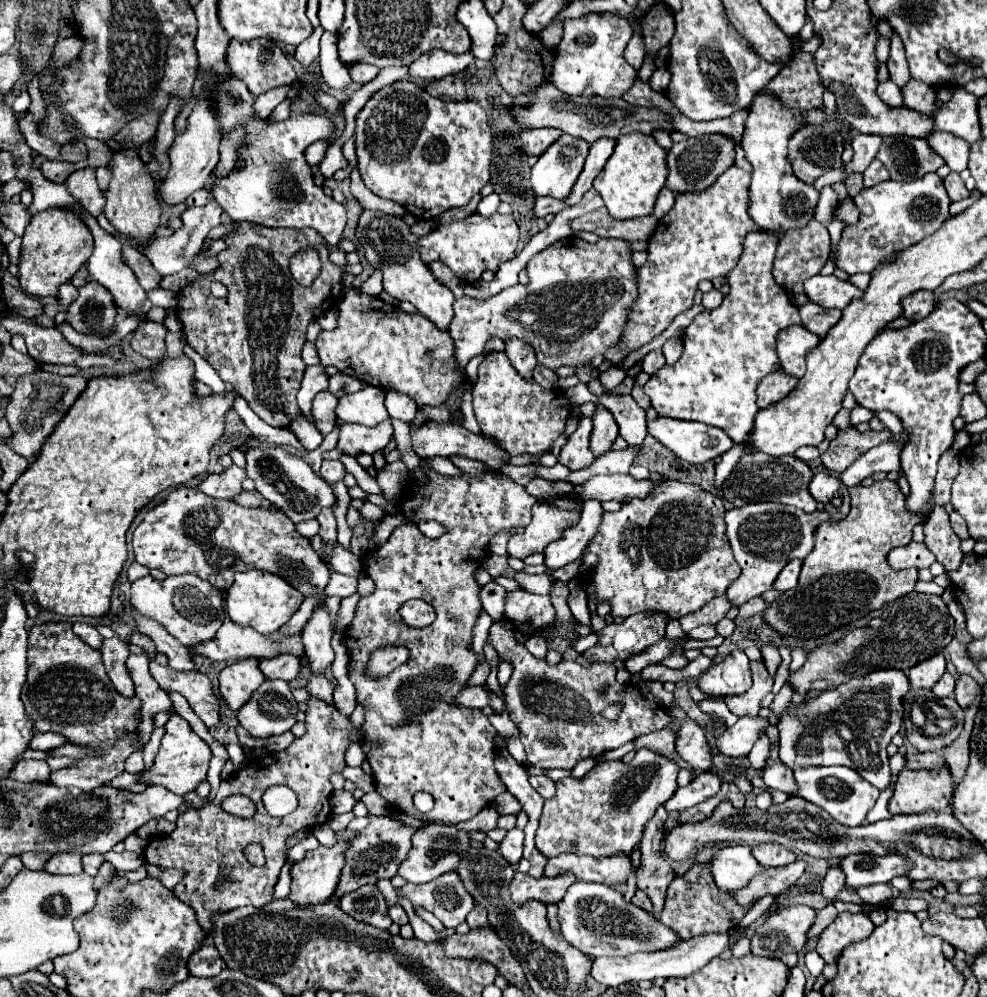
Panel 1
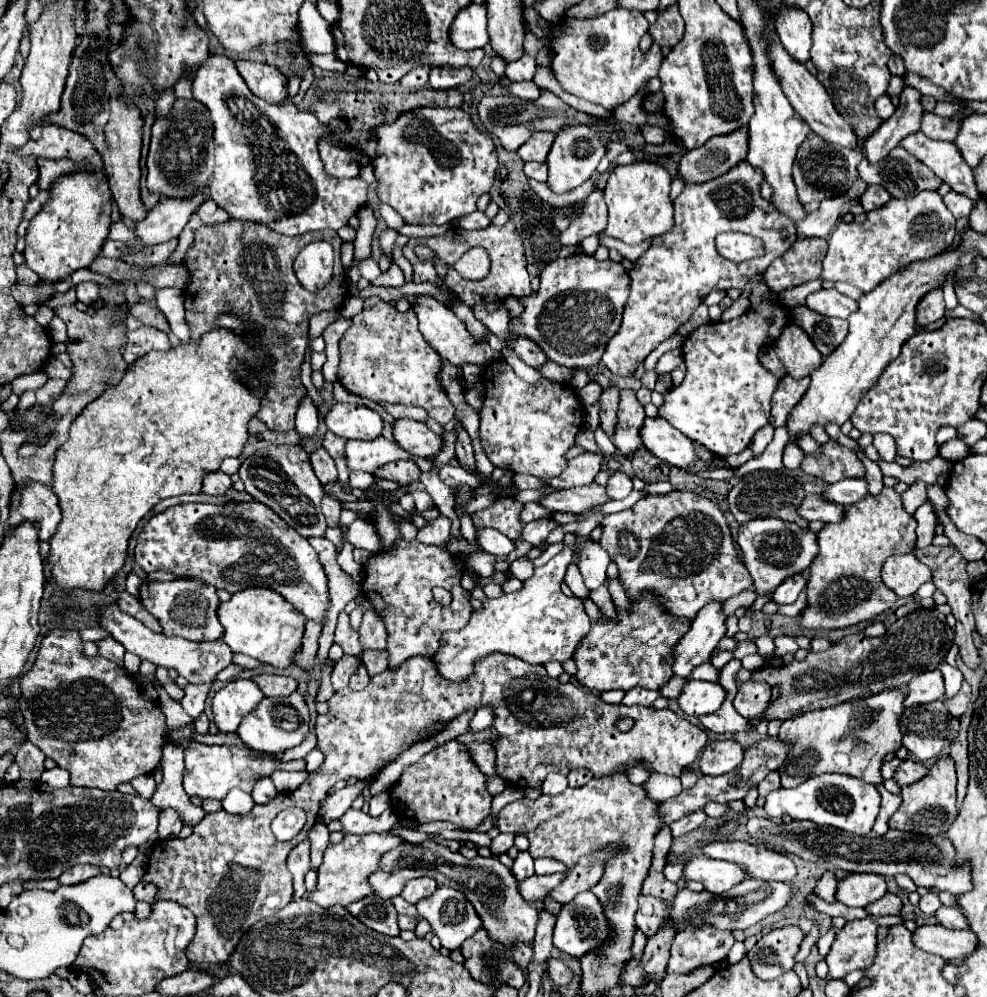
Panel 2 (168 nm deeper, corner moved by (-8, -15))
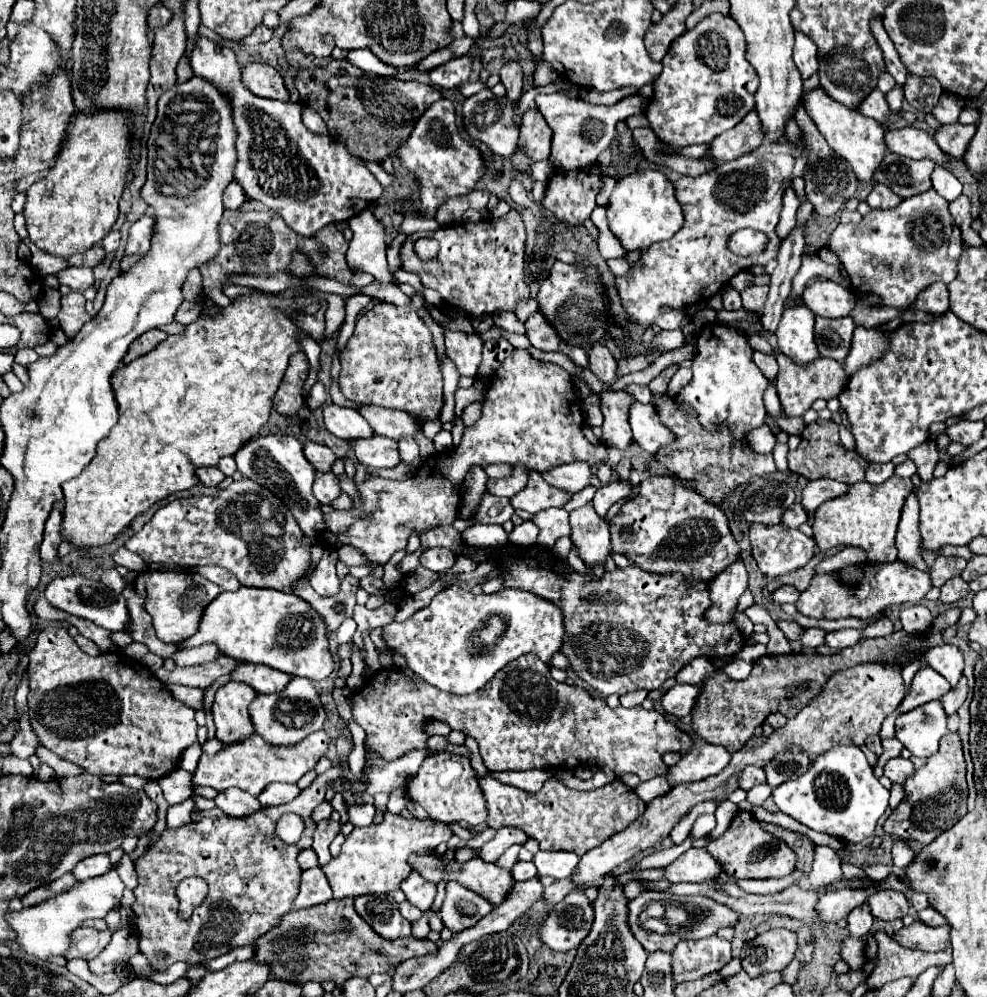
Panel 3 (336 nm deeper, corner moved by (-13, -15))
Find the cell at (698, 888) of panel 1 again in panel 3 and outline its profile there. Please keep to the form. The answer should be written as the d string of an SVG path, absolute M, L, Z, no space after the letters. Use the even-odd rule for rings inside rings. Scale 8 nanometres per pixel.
M716 935L706 939L684 939L672 951L674 981L696 981L720 971L732 959L732 945Z

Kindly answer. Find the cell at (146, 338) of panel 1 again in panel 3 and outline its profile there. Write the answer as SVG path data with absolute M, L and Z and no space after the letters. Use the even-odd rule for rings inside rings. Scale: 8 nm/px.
M154 329L154 331L146 331L144 335L140 335L136 341L132 341L132 345L128 347L128 353L124 357L124 363L130 363L134 361L136 357L140 355L146 355L148 351L152 351L160 341L164 341L168 337L168 333L160 331L160 329Z

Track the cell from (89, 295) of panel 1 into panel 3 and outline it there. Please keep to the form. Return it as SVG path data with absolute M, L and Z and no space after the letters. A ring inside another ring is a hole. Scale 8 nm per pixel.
M68 267L56 277L64 287L70 287L72 291L86 291L88 287L94 285L94 273L88 267Z

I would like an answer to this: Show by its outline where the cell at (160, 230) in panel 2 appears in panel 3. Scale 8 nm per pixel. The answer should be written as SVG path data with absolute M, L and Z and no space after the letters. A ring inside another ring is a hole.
M152 215L140 217L132 229L130 229L130 239L126 245L126 255L136 255L136 253L148 253L152 247L152 235L154 235L156 219Z

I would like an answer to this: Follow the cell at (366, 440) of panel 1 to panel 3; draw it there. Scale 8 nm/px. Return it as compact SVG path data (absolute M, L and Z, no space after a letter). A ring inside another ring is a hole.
M370 437L370 439L358 439L354 443L354 453L360 463L366 467L396 467L400 463L398 457L398 443L386 437Z

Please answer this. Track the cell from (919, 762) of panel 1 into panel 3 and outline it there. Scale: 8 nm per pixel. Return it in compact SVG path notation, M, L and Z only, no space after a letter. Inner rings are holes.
M894 757L886 763L884 767L884 775L892 781L892 783L898 783L898 785L904 785L906 783L906 777L914 775L912 771L916 771L914 763L910 759L902 759L902 757Z

